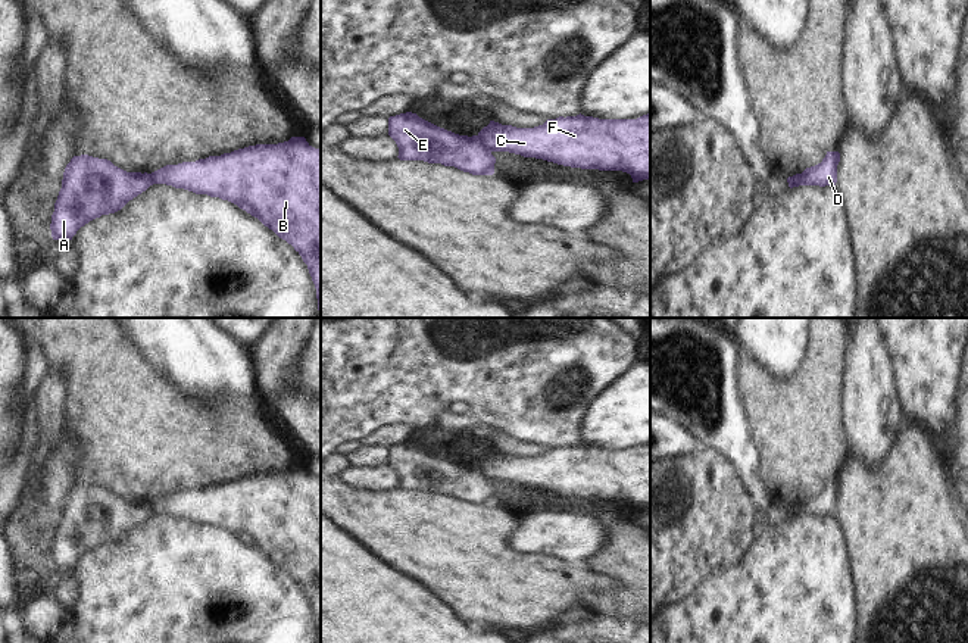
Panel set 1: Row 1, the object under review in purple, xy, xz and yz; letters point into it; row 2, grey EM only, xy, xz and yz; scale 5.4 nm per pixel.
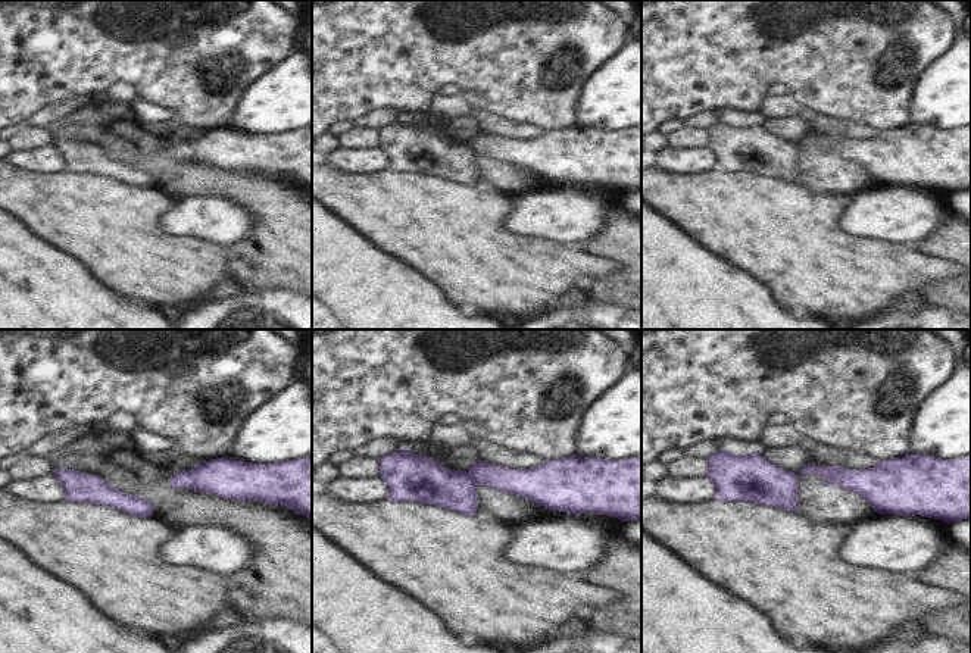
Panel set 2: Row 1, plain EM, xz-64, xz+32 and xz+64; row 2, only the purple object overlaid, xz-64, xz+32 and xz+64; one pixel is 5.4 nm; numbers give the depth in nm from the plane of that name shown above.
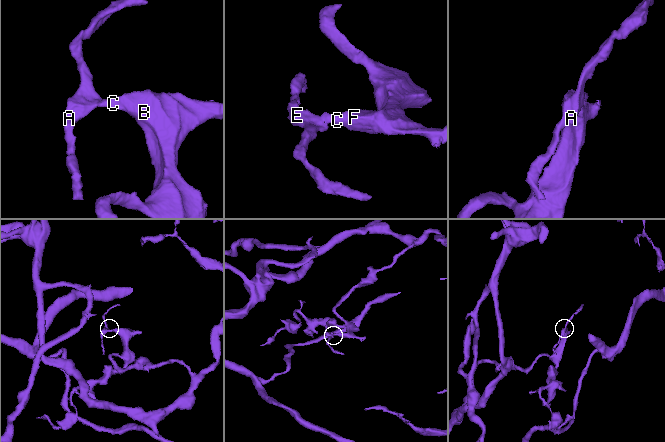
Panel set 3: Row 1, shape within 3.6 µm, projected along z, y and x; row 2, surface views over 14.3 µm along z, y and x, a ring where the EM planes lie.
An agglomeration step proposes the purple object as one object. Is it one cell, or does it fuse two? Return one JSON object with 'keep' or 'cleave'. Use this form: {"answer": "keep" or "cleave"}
{"answer": "cleave"}

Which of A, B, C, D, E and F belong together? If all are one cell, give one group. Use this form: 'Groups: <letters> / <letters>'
Groups: A D E / B C F

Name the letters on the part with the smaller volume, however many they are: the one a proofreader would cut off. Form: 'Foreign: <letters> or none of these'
Foreign: A, D, E

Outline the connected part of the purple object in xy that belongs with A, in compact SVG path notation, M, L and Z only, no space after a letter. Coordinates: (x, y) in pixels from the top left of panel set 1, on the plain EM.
M74 486L66 494L51 544L53 569L72 569L90 550L121 540L146 521L150 503L127 502L107 489Z

